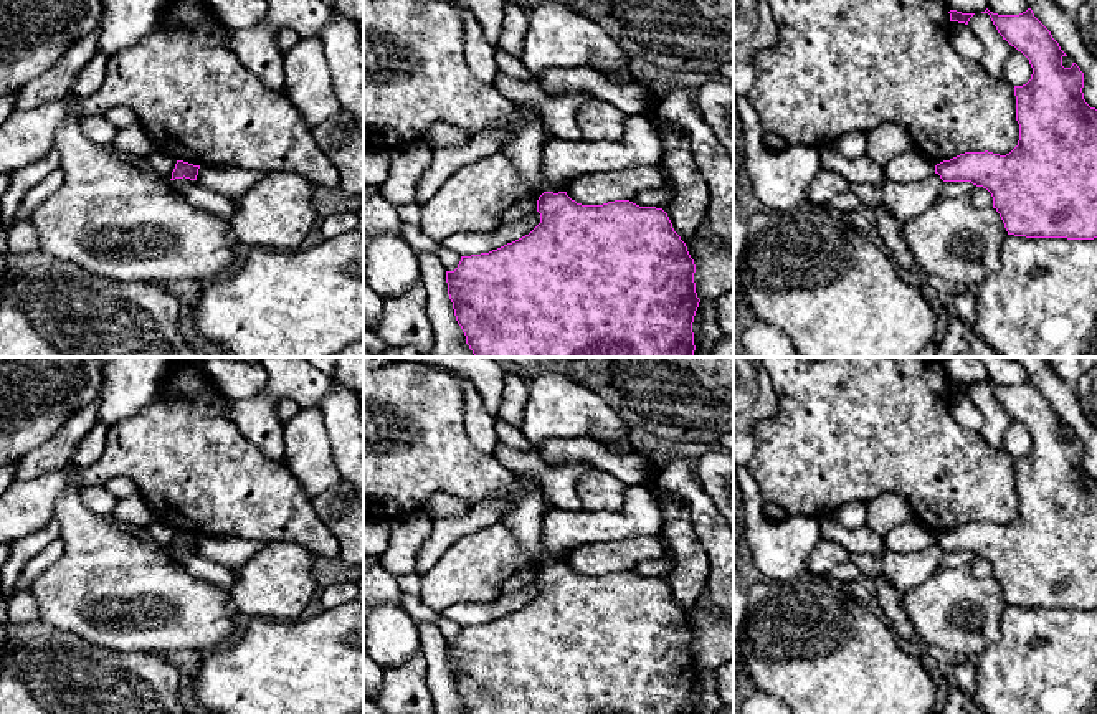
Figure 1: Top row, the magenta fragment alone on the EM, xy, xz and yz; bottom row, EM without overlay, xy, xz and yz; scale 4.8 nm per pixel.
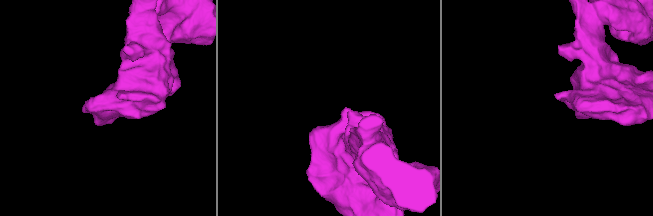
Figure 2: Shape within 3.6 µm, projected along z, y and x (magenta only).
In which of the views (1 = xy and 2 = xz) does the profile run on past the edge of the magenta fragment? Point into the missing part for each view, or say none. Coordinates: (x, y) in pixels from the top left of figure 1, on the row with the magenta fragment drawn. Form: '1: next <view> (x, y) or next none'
1: next none
2: next none

